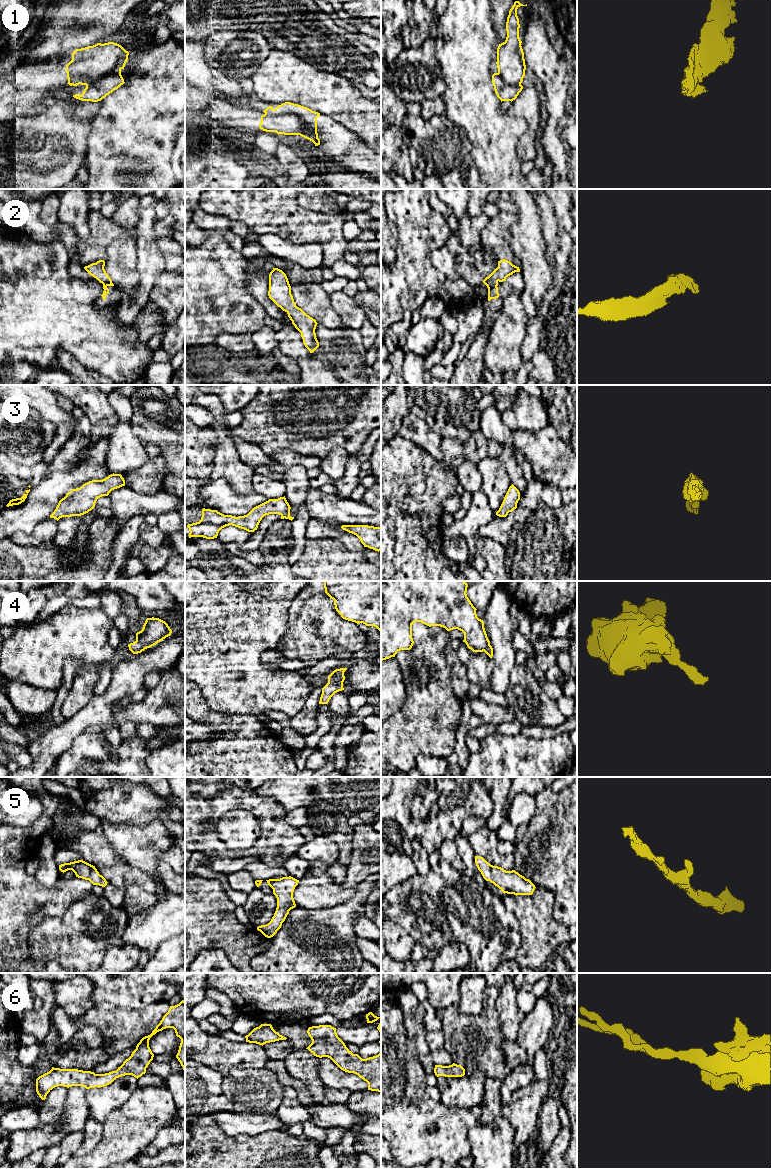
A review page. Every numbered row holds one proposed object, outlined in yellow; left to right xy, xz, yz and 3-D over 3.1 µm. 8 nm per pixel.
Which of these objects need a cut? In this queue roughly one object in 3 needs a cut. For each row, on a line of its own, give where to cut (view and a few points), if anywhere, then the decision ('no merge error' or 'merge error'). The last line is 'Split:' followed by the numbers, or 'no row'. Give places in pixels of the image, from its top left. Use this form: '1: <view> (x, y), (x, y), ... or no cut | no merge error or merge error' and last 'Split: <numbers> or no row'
1: xy (120, 69), (95, 80), (74, 76), (68, 83) | merge error
2: no cut | no merge error
3: no cut | no merge error
4: no cut | no merge error
5: no cut | no merge error
6: no cut | no merge error
Split: 1

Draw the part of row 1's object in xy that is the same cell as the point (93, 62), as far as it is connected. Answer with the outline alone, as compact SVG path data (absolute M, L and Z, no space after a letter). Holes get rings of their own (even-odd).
M114 42L76 49L72 53L72 60L66 65L67 84L77 76L86 81L96 81L116 70L124 69L128 55L128 51Z

